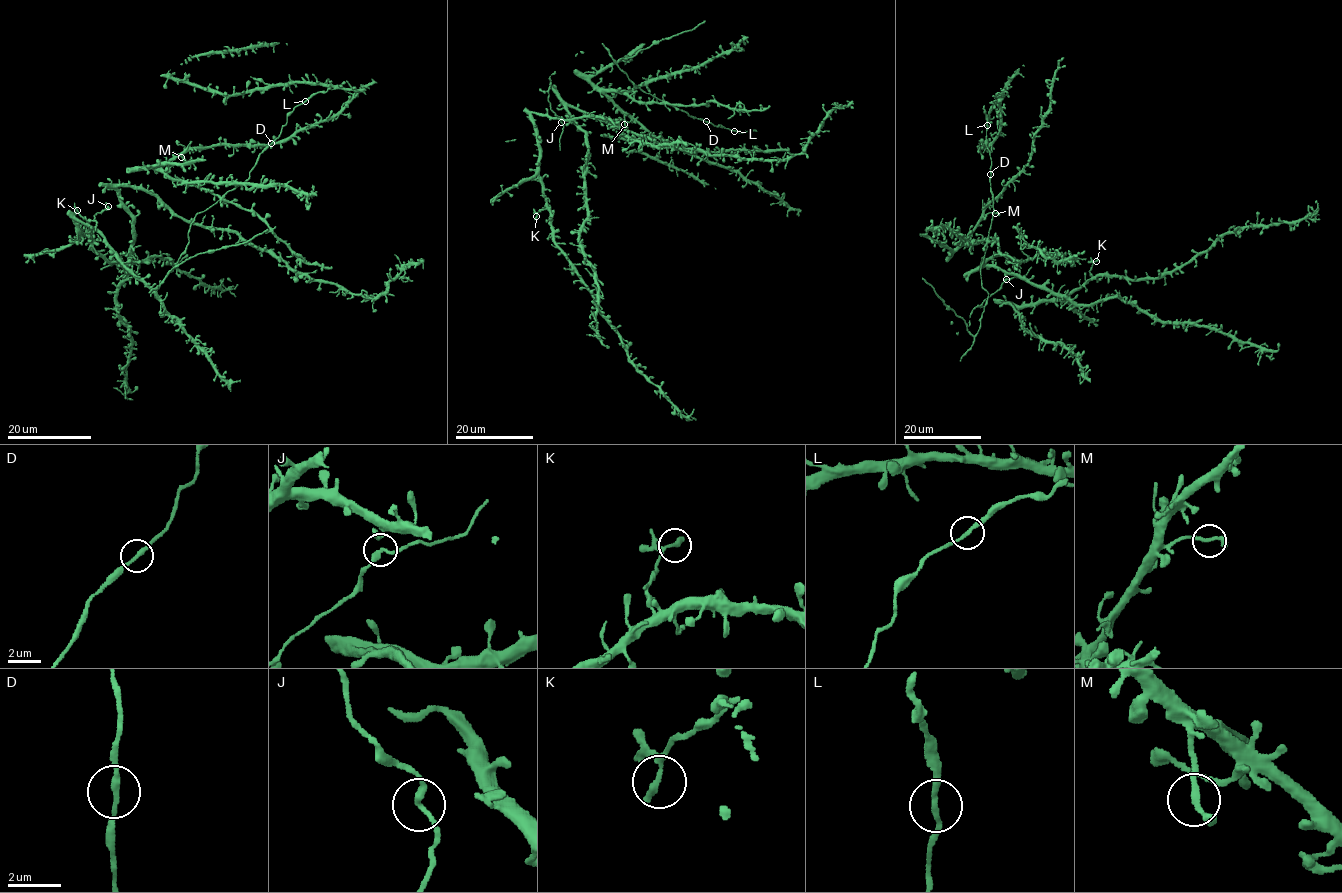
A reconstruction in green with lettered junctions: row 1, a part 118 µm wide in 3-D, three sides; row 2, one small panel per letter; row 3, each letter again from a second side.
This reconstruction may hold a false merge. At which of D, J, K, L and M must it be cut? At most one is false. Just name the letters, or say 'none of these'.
none of these

